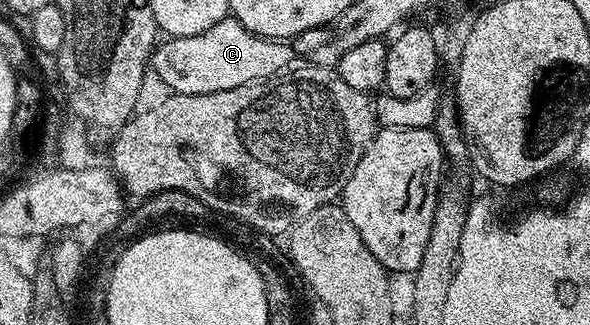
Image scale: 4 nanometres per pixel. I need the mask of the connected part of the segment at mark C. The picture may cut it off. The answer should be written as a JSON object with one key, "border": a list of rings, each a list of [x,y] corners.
{"border":[[[227,17],[195,37],[169,37],[158,42],[151,60],[151,71],[169,86],[170,92],[178,95],[219,93],[223,89],[235,89],[239,85],[272,79],[282,74],[286,70],[285,62],[289,59],[289,47],[290,44],[284,39],[264,39],[251,33],[251,29],[245,29],[239,20]]]}

